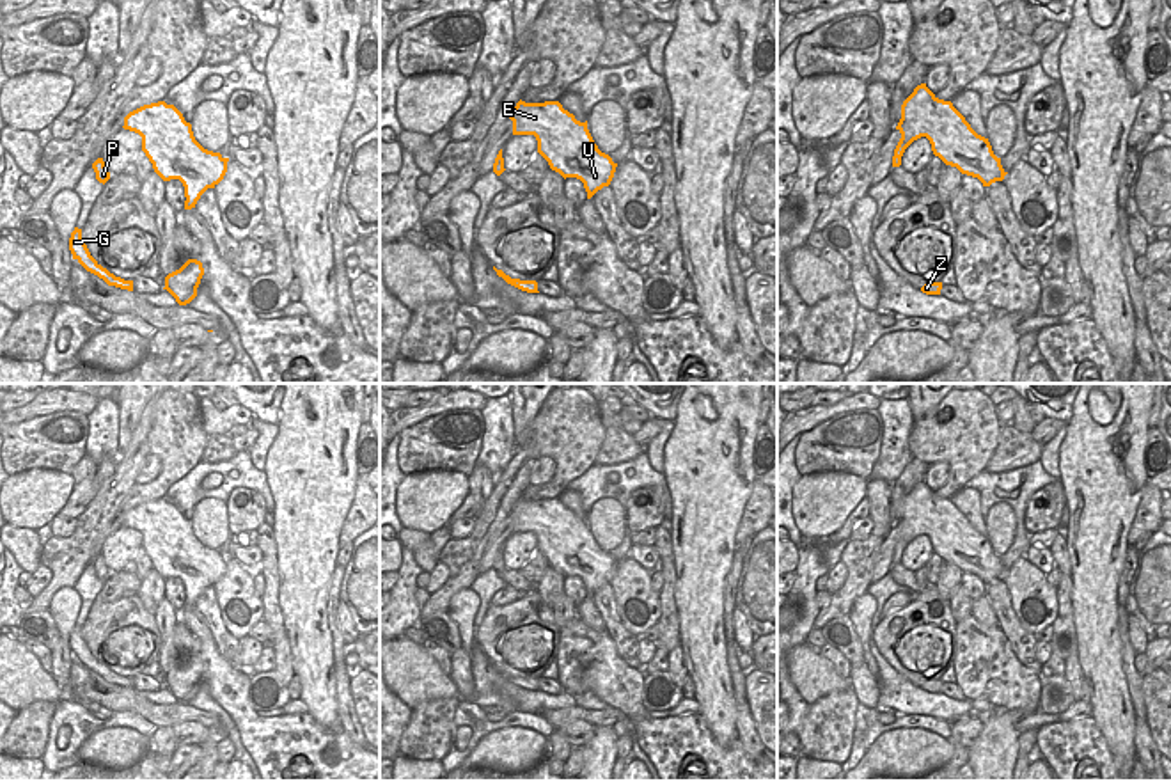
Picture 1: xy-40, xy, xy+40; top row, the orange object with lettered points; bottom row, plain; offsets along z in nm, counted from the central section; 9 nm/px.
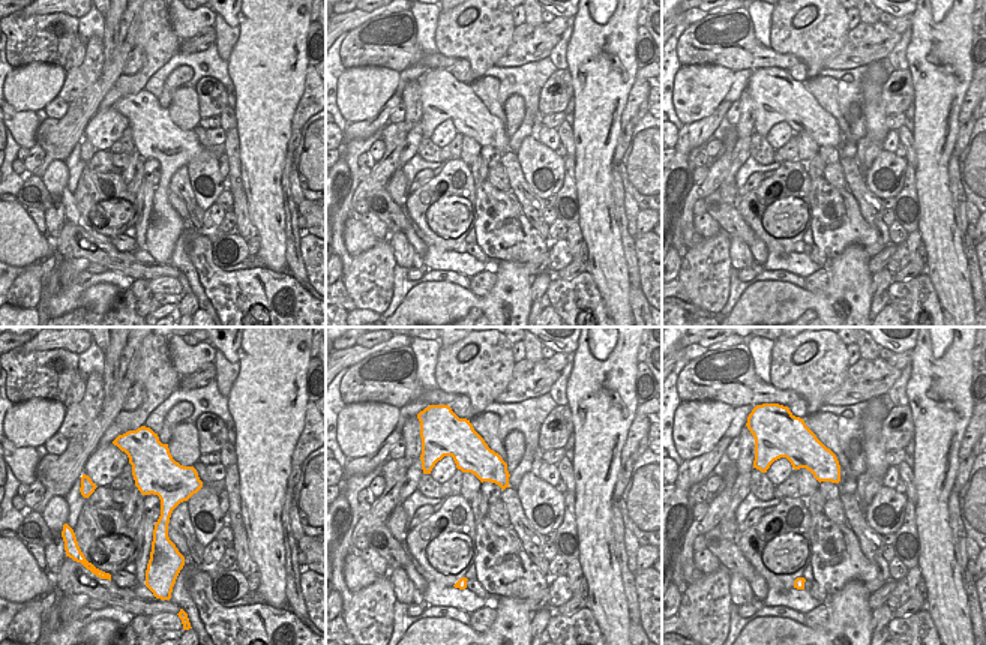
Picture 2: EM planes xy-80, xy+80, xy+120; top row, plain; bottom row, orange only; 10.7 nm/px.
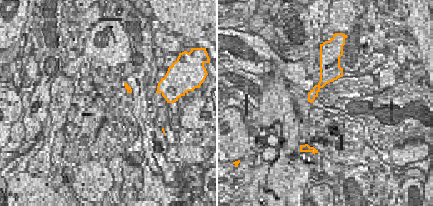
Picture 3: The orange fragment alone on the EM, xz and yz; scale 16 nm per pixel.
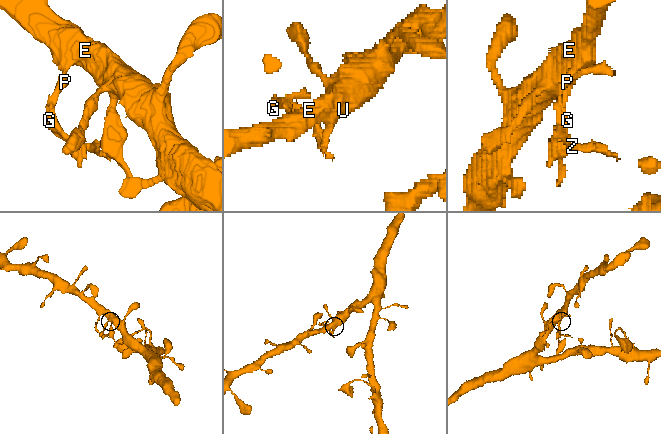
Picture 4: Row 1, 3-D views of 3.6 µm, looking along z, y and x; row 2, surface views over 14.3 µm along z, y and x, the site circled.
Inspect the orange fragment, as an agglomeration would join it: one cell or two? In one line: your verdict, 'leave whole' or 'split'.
split

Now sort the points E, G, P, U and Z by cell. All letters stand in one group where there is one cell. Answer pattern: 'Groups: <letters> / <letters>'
Groups: E U / G P Z

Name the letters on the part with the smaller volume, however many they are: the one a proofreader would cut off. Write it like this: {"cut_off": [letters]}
{"cut_off": ["G", "P", "Z"]}

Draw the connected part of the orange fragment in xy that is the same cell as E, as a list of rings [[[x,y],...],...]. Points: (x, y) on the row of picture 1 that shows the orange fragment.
[[[520,99],[509,119],[513,135],[536,137],[538,153],[552,170],[564,179],[577,178],[584,183],[587,199],[610,185],[617,163],[598,149],[587,121],[577,121],[559,101],[525,103]]]

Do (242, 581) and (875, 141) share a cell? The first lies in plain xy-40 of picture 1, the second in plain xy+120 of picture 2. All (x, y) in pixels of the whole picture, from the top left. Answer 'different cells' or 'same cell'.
different cells

